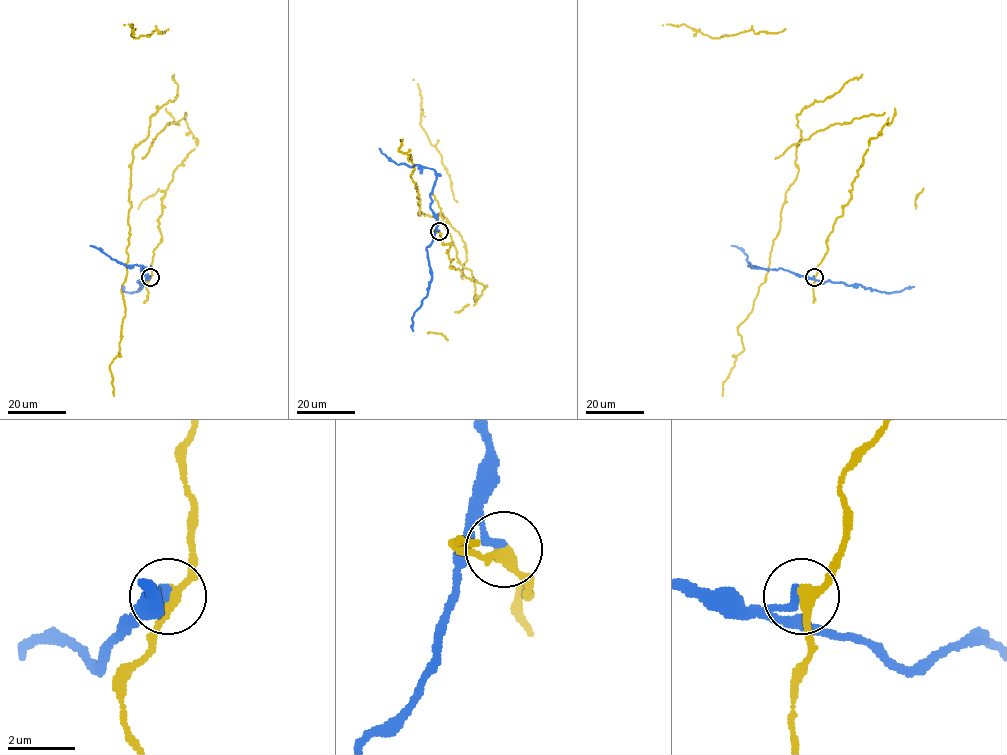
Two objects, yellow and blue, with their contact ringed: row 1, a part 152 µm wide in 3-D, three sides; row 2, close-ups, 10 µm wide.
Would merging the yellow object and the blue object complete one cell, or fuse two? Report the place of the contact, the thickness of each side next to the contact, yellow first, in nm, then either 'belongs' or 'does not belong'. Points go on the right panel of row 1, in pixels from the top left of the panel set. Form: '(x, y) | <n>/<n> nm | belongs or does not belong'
(814, 277) | 360/320 nm | does not belong

